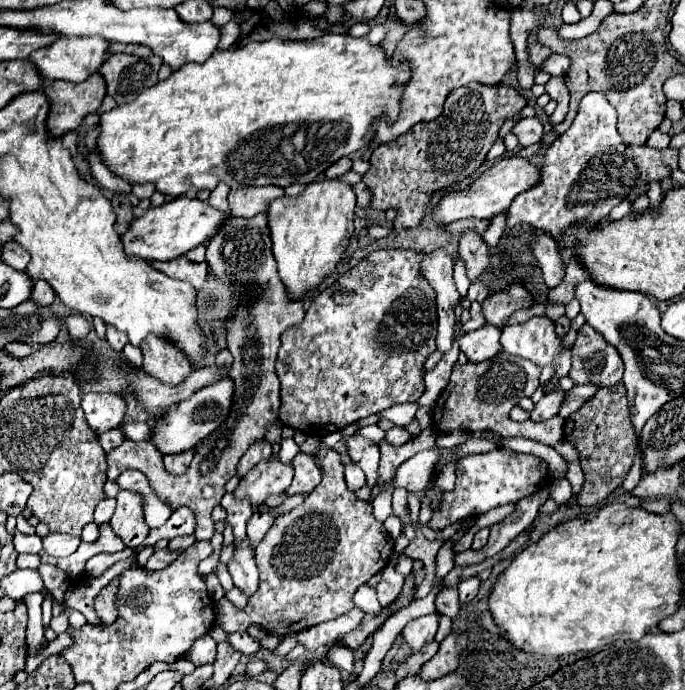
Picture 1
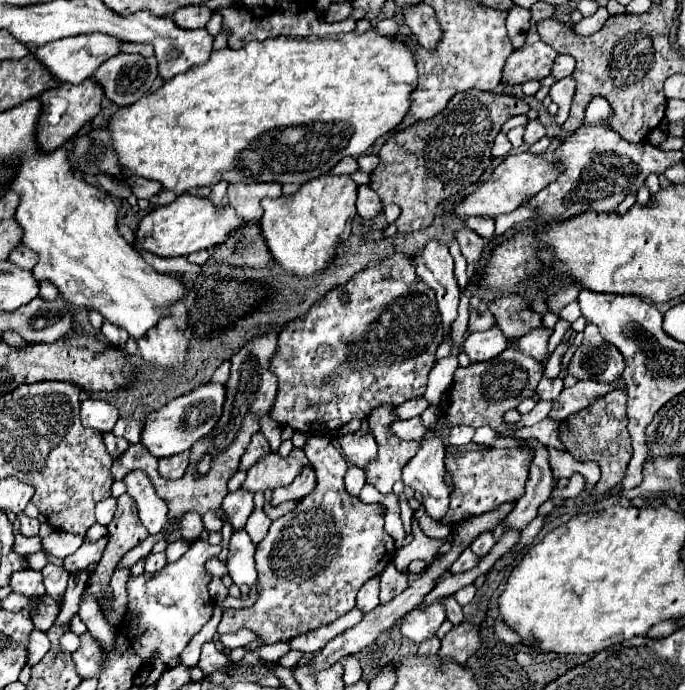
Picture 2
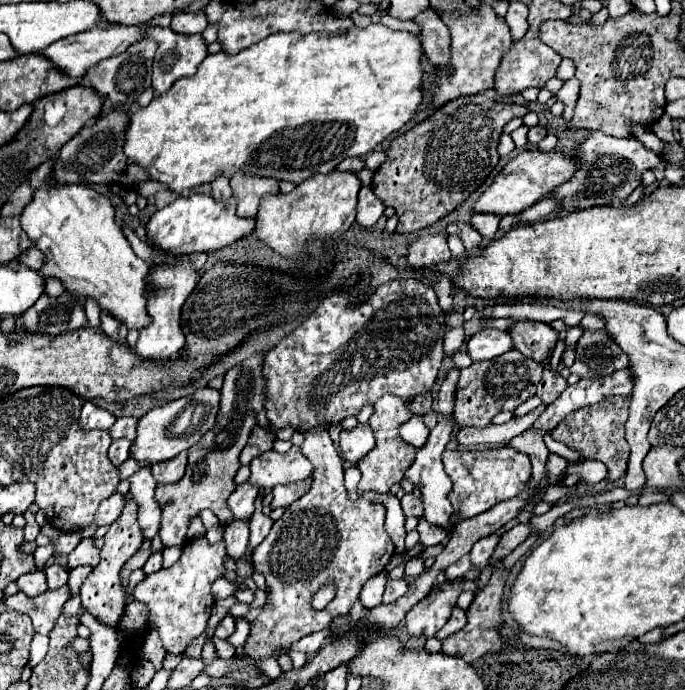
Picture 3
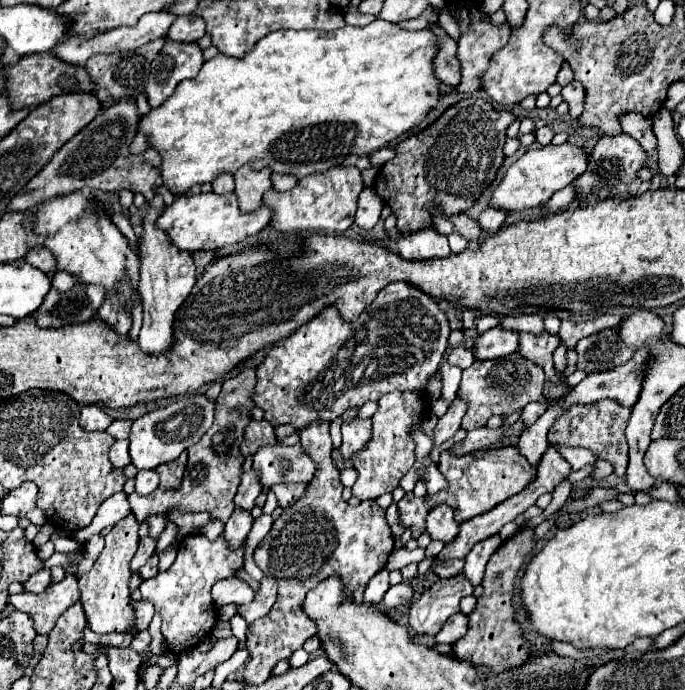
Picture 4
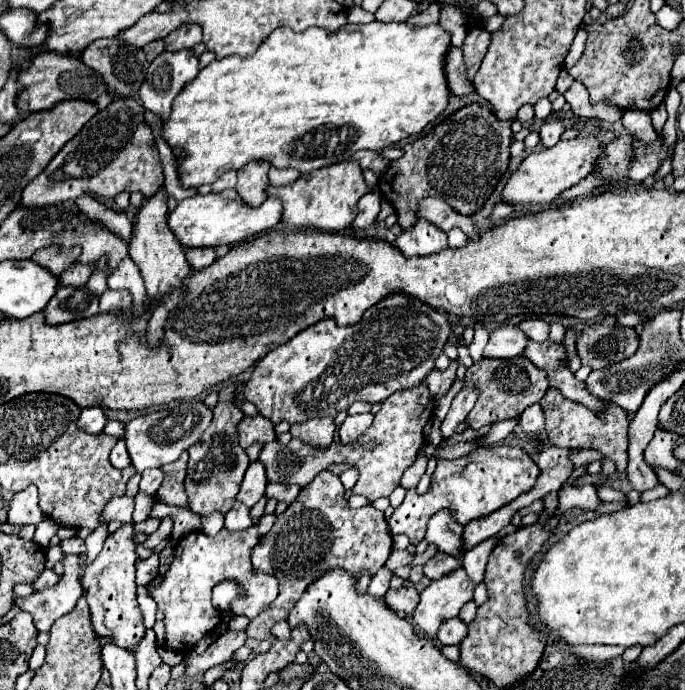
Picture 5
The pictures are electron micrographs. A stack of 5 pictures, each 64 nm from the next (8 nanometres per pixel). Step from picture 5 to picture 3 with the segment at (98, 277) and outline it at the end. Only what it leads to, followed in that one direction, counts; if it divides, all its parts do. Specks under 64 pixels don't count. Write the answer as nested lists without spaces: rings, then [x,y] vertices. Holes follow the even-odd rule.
[[[96,298],[86,300],[86,312],[88,312],[88,324],[92,328],[100,328],[100,306],[98,306]]]

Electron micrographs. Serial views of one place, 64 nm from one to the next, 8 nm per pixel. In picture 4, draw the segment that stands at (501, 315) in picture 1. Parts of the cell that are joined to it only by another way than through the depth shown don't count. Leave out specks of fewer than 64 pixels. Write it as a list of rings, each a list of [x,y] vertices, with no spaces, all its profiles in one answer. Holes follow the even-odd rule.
[[[520,332],[520,354],[524,358],[528,358],[530,362],[542,366],[544,372],[546,372],[546,380],[548,382],[552,382],[552,384],[564,384],[570,390],[570,386],[566,382],[566,376],[560,374],[560,372],[556,372],[554,364],[552,364],[552,354],[558,348],[558,344],[560,344],[560,338],[552,336],[548,332],[542,334],[542,336]]]

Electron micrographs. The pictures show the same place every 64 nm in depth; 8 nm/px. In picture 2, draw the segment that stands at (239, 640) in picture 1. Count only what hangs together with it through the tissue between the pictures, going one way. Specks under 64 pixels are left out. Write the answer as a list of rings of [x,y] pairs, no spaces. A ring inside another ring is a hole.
[[[278,642],[276,644],[263,646],[258,648],[258,650],[255,650],[262,659],[268,662],[279,661],[279,659],[289,651],[290,642]]]

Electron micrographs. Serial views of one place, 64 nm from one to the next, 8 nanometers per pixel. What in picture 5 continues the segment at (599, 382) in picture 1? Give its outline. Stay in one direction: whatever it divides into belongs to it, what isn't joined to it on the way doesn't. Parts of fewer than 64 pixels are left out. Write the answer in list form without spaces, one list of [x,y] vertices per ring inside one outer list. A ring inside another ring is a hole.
[[[606,316],[580,332],[576,350],[582,366],[596,370],[630,358],[638,350],[638,344],[640,338],[634,328],[618,326],[616,316]]]

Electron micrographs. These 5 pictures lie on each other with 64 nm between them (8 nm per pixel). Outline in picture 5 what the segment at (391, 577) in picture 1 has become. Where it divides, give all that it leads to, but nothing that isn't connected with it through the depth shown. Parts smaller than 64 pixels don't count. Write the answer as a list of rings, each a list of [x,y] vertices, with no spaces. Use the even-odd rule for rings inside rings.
[[[404,584],[404,586],[396,588],[396,590],[388,590],[388,594],[384,596],[384,600],[388,602],[388,606],[392,610],[396,610],[396,612],[400,612],[400,614],[404,614],[404,616],[410,618],[414,614],[414,610],[416,610],[420,598],[418,598],[418,592],[416,592],[414,586]]]

